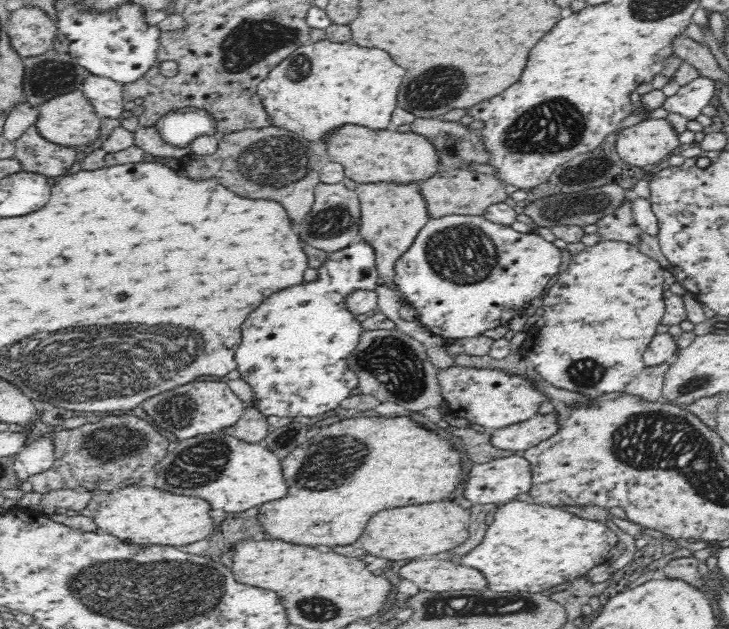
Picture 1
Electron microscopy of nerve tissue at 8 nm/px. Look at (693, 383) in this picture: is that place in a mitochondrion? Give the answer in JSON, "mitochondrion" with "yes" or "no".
{"mitochondrion":"yes"}

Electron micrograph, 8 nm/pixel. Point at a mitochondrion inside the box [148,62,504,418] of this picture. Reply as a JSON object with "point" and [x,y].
{"point":[275,162]}

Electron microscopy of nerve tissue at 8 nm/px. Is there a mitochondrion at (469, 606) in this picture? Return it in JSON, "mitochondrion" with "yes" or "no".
{"mitochondrion":"yes"}

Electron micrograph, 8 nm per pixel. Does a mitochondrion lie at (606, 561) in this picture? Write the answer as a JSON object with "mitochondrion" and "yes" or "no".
{"mitochondrion":"no"}

